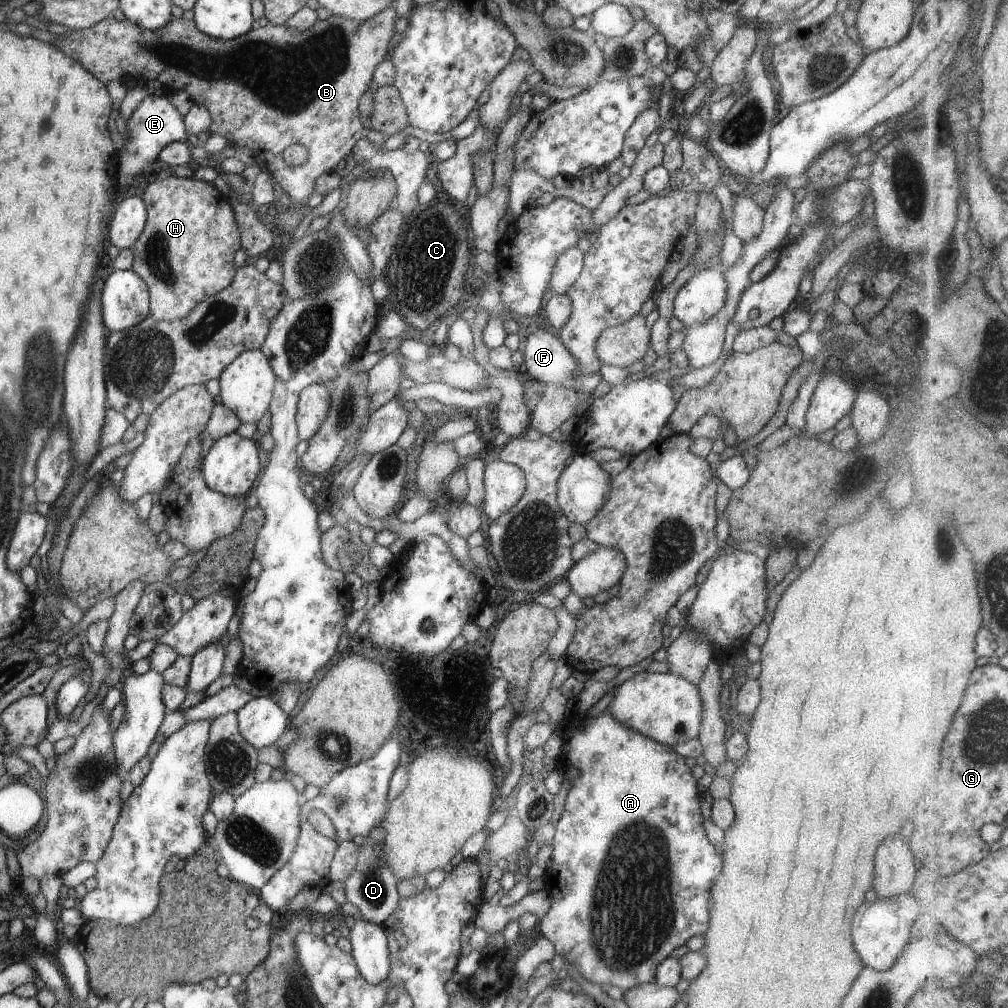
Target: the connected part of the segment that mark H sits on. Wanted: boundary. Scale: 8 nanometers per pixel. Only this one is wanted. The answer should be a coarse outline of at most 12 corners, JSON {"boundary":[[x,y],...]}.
{"boundary":[[195,178],[155,179],[130,246],[155,320],[229,286],[239,232]]}

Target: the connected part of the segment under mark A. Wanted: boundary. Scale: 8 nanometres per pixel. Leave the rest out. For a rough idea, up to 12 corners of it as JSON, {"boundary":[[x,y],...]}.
{"boundary":[[607,710],[571,766],[539,932],[625,991],[708,927],[685,757]]}

